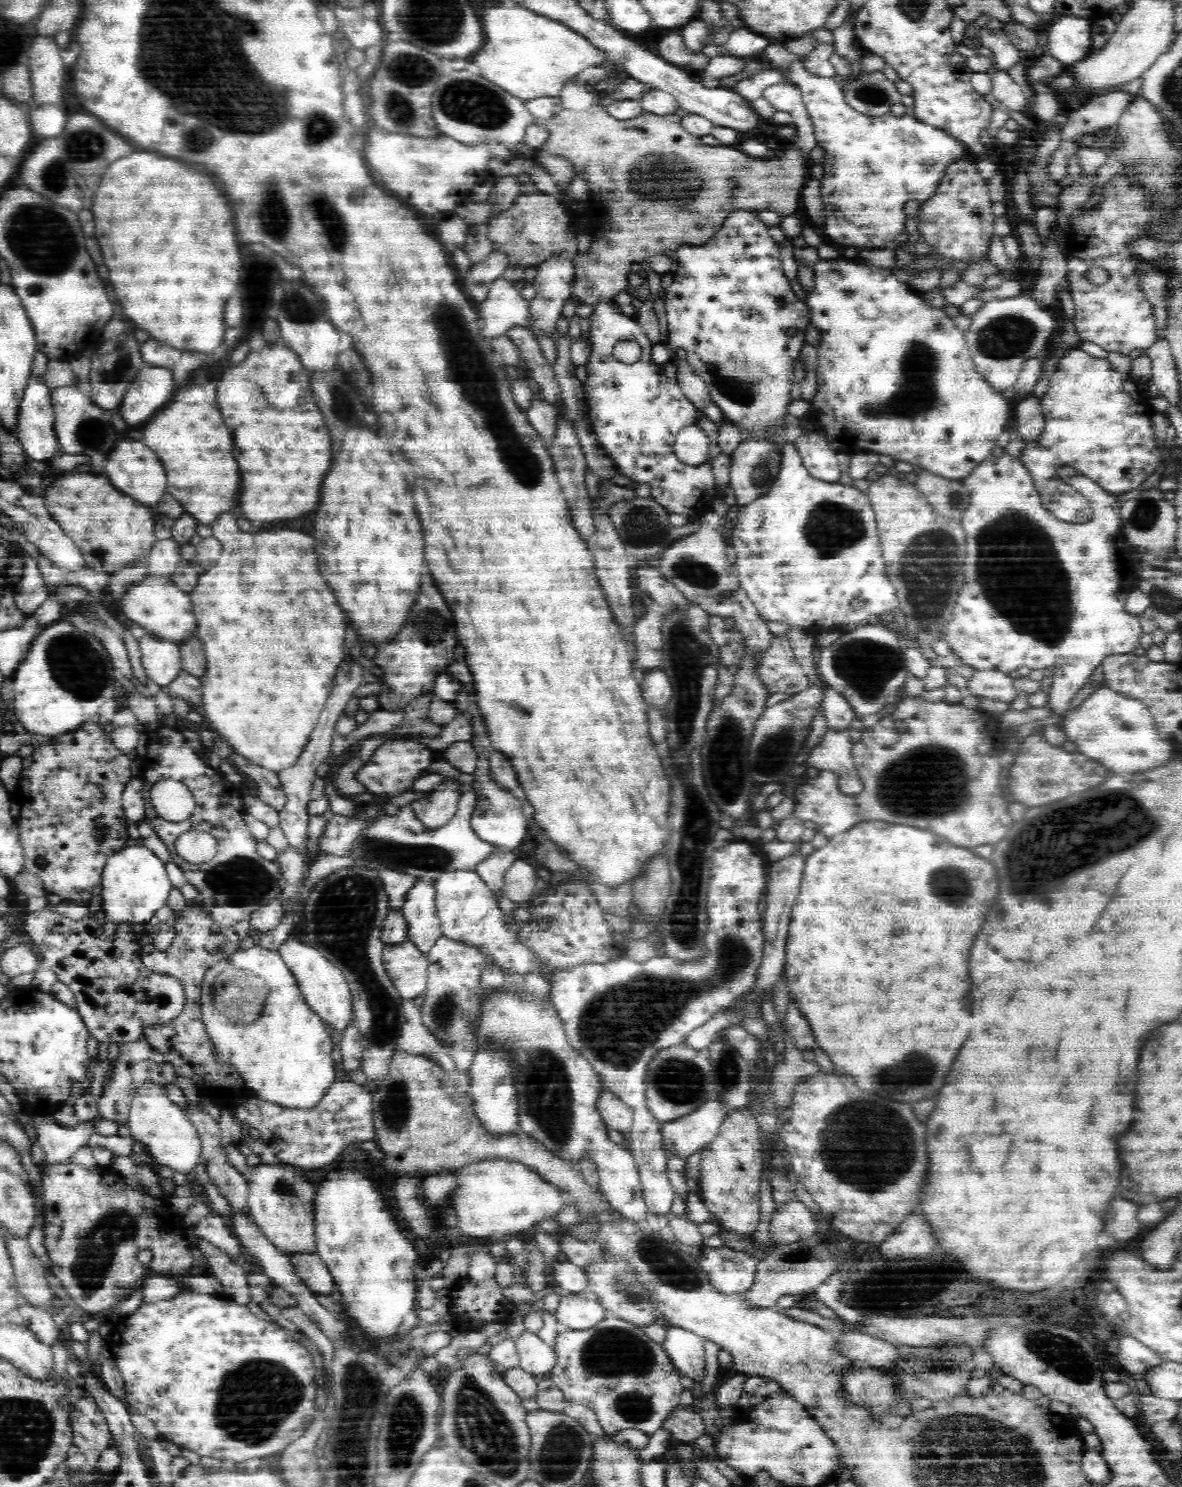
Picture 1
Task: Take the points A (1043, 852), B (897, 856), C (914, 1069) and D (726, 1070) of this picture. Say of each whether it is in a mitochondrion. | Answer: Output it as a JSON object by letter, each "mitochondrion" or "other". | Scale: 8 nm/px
{"A":"mitochondrion","B":"other","C":"mitochondrion","D":"mitochondrion"}

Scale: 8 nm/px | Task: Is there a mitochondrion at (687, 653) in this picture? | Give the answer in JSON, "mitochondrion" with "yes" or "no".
{"mitochondrion":"yes"}

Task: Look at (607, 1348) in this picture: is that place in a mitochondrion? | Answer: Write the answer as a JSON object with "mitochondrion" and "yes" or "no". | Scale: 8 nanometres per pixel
{"mitochondrion":"yes"}

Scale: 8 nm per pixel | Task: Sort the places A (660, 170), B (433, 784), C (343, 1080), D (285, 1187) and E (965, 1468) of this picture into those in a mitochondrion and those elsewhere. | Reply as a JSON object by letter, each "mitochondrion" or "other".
{"A":"mitochondrion","B":"other","C":"other","D":"mitochondrion","E":"mitochondrion"}

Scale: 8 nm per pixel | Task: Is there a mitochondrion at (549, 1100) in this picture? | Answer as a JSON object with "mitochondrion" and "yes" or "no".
{"mitochondrion":"yes"}

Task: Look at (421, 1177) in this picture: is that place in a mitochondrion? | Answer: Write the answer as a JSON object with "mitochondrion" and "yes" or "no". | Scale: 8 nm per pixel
{"mitochondrion":"no"}

